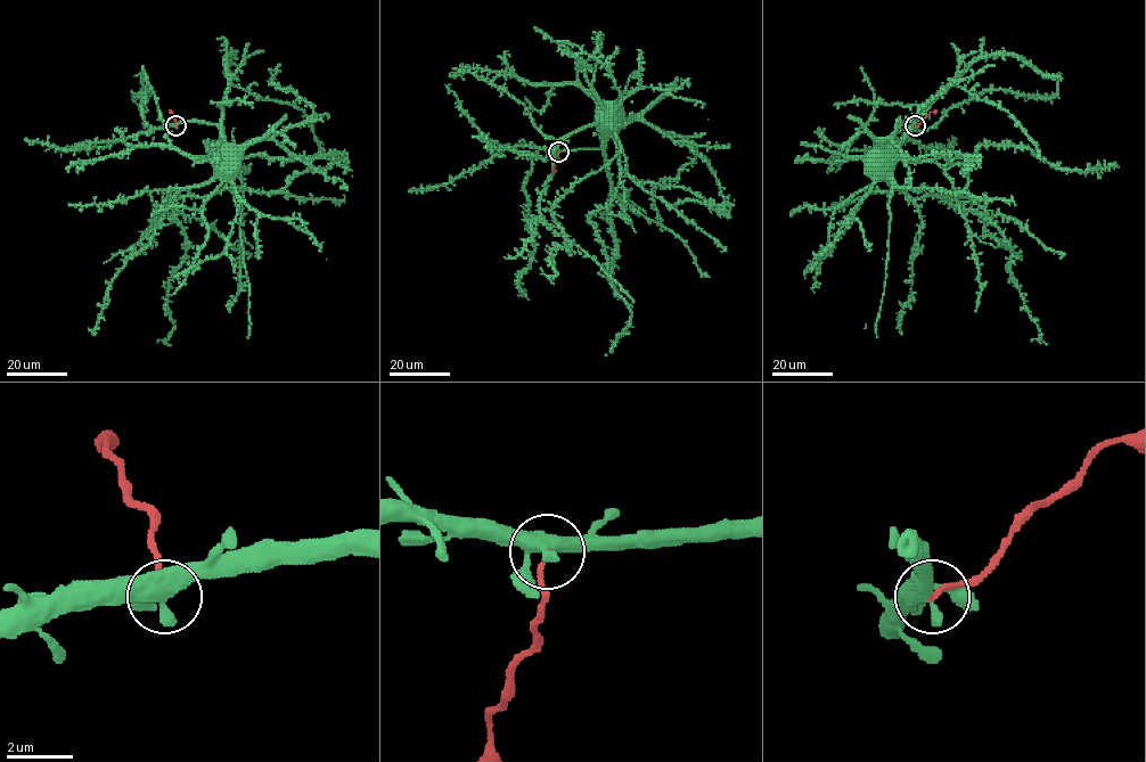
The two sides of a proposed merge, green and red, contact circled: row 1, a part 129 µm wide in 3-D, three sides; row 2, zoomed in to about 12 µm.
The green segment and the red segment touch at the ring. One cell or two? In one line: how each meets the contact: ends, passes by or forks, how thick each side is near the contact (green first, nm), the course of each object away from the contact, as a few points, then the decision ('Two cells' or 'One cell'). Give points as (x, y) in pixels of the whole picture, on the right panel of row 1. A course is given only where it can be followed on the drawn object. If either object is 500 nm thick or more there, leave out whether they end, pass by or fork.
At the ring green forks. At the ring red ends. Thickness 440 nm (green) against 160 nm. Course of green: (915, 125), (913, 122), (895, 142), (872, 150), (865, 158), (867, 162). Course of red: (915, 125), (938, 111). Two cells

